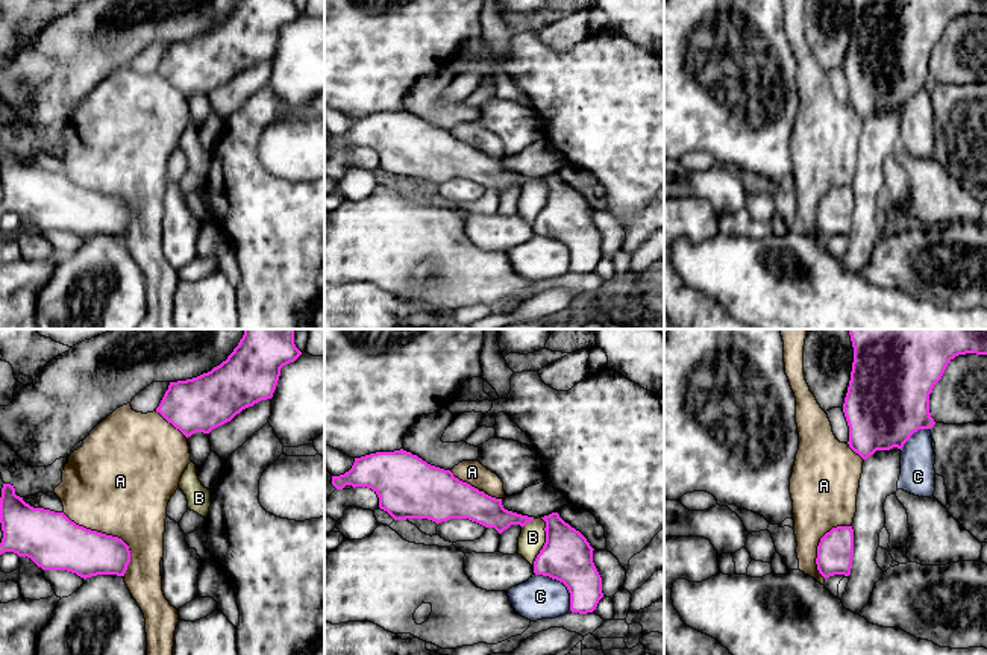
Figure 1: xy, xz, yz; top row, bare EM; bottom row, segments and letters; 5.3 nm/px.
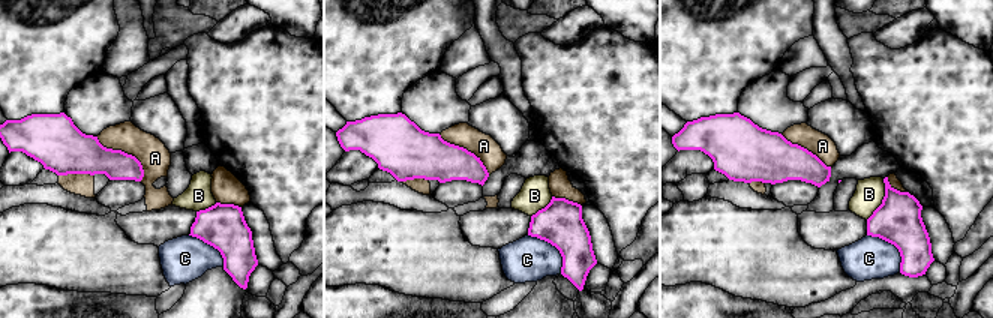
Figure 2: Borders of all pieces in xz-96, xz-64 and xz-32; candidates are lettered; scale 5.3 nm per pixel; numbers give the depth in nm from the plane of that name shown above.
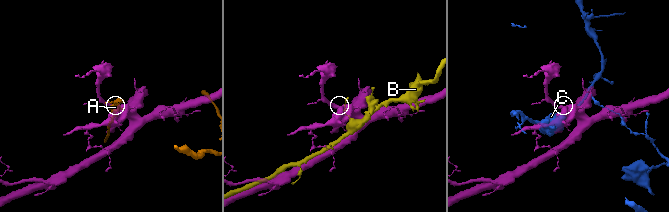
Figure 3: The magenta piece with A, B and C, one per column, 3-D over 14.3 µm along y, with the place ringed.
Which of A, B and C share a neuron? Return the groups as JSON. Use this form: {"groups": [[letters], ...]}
{"groups": [["A"], ["B"], ["C"]]}

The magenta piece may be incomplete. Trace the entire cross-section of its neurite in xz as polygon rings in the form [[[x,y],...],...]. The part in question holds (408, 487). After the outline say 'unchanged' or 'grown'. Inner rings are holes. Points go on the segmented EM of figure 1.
[[[403,449],[355,458],[349,472],[332,476],[332,485],[337,490],[346,485],[371,488],[379,497],[379,508],[394,520],[428,519],[438,525],[450,519],[468,519],[499,534],[511,525],[523,528],[534,520],[505,509],[502,499]]]; unchanged

